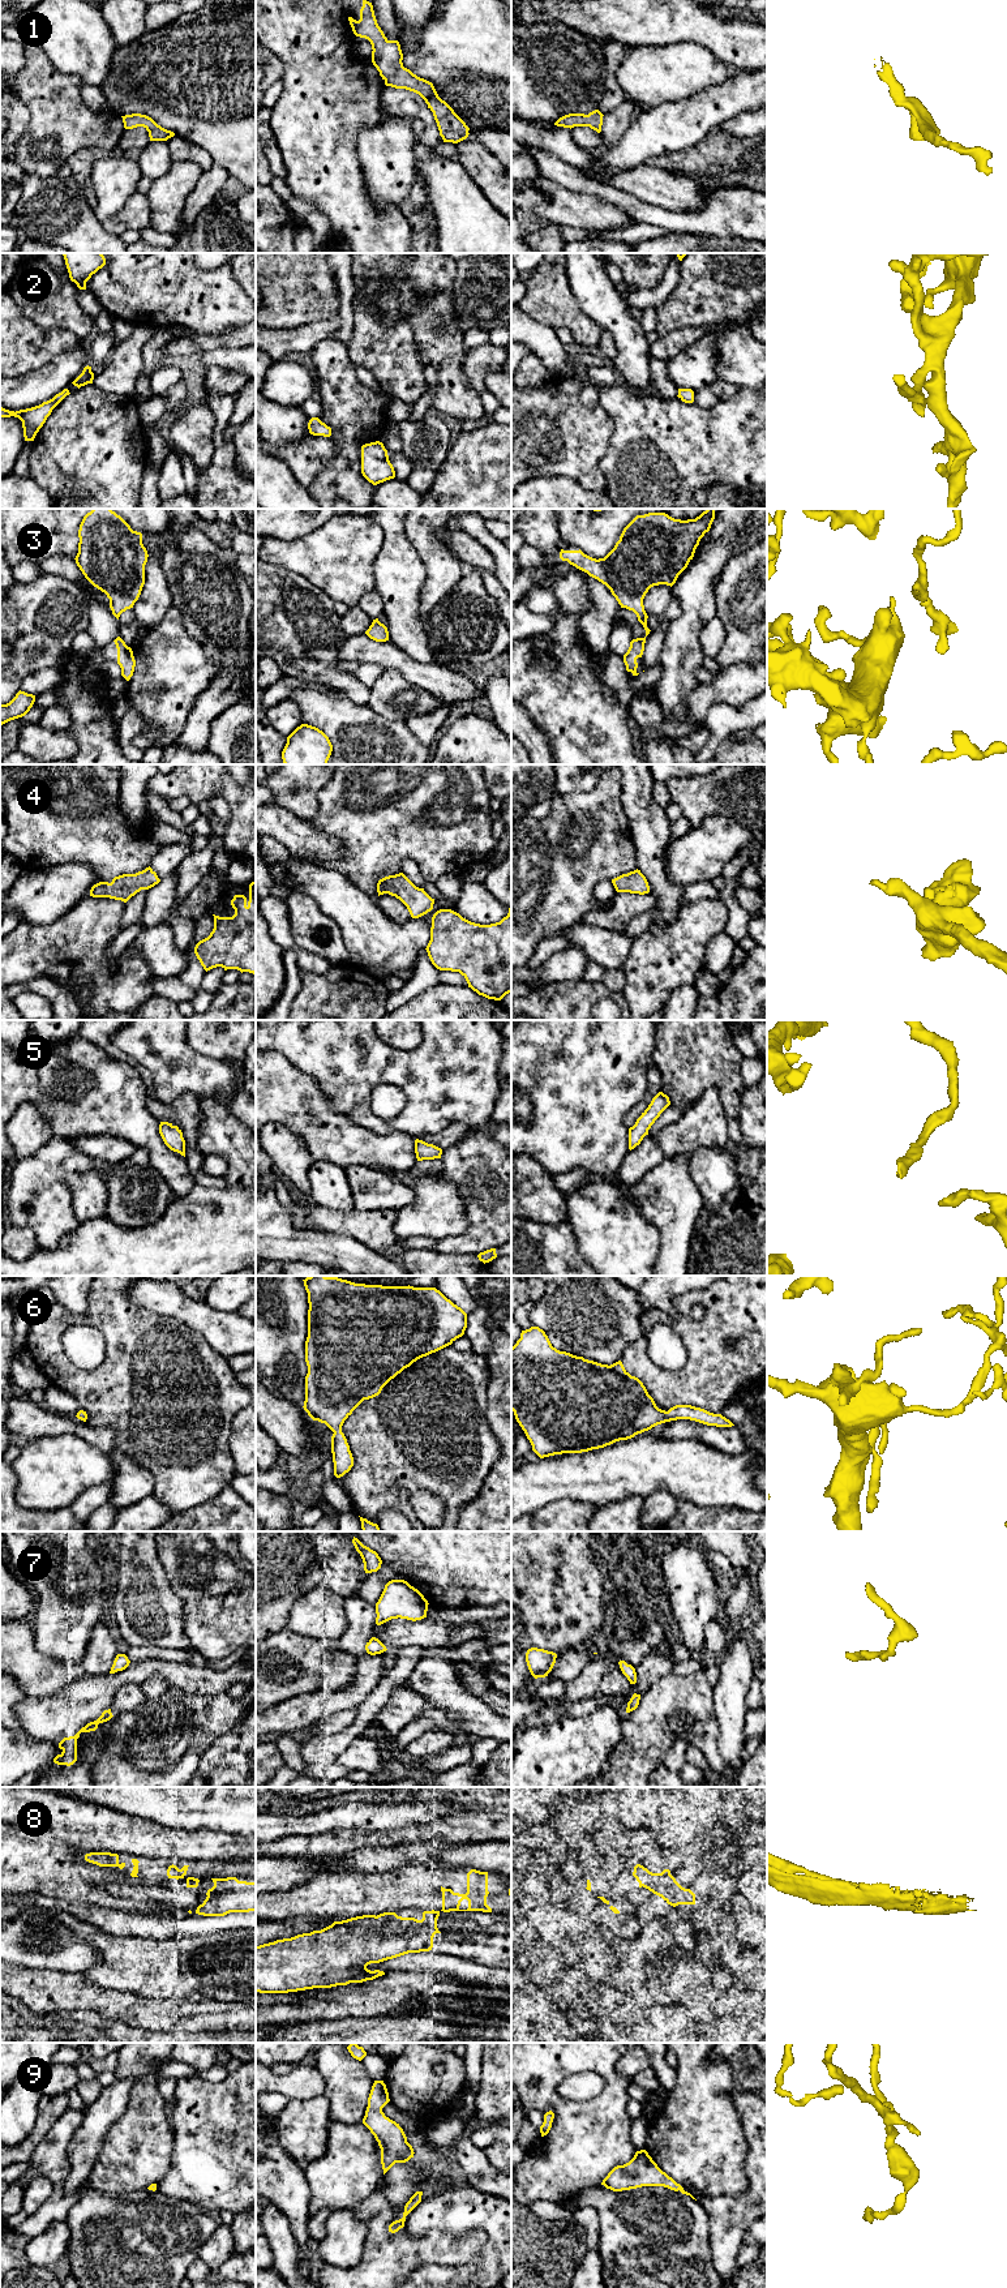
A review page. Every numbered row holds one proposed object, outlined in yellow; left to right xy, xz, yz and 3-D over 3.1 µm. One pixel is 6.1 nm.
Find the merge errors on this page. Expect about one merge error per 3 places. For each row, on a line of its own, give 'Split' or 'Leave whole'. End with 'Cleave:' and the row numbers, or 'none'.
1: Leave whole
2: Leave whole
3: Leave whole
4: Leave whole
5: Leave whole
6: Leave whole
7: Leave whole
8: Split
9: Leave whole
Cleave: 8

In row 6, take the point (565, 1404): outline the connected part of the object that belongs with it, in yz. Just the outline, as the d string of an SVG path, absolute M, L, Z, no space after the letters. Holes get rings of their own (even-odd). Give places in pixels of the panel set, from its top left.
M539 1327L522 1331L520 1338L511 1347L511 1410L540 1457L562 1453L582 1453L604 1448L620 1440L627 1440L652 1427L677 1419L690 1419L707 1426L732 1427L729 1419L691 1405L676 1405L668 1411L656 1406L643 1383L631 1376L618 1361L610 1366L560 1351L552 1346L548 1336Z

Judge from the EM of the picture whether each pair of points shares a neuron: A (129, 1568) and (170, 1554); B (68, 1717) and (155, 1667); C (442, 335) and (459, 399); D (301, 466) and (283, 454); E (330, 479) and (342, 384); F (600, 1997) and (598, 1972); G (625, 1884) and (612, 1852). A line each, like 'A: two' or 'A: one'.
A: two
B: one
C: one
D: one
E: one
F: two
G: one

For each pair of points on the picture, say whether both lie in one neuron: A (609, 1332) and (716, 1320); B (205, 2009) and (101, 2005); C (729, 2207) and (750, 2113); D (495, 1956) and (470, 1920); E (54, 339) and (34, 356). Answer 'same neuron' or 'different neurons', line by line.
A: different neurons
B: same neuron
C: same neuron
D: same neuron
E: same neuron

